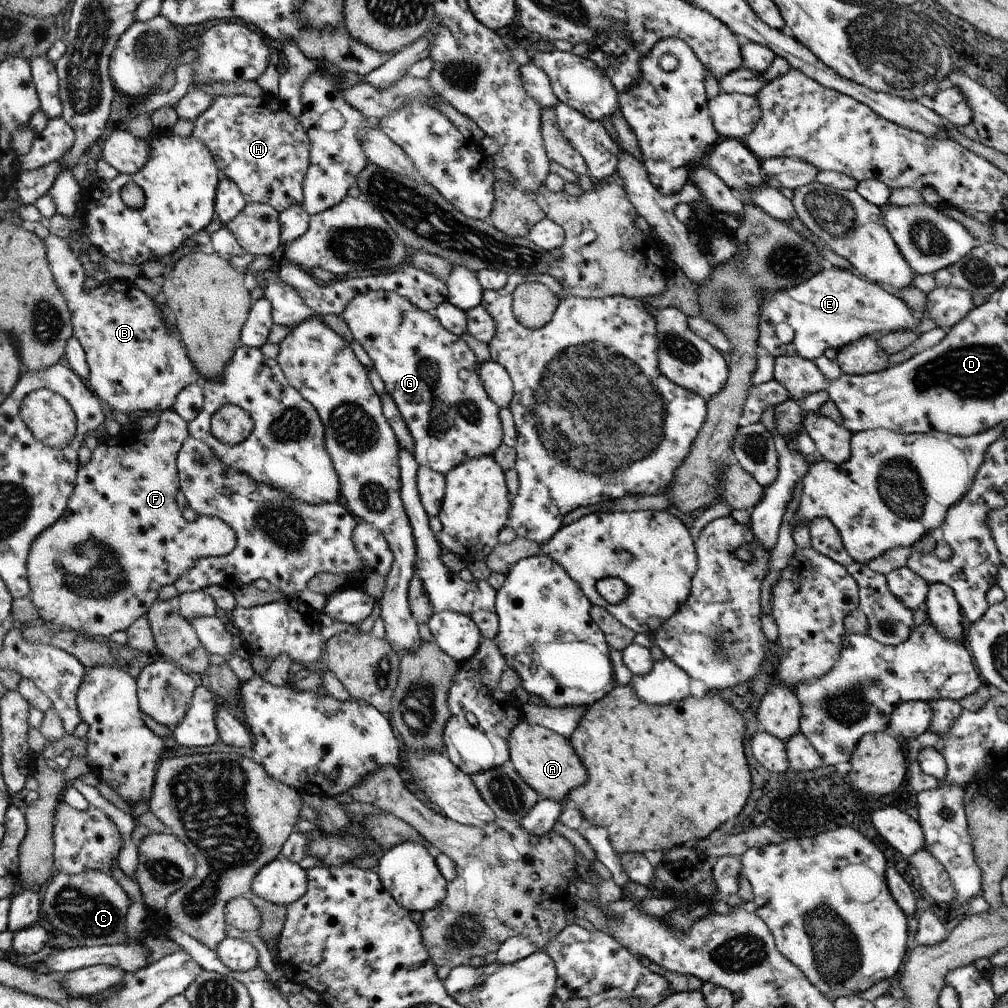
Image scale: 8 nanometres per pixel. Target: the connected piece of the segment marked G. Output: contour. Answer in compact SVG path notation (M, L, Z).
M384 289L360 293L346 305L340 316L372 359L373 368L396 403L414 439L413 455L420 467L446 475L470 459L496 452L504 442L501 408L488 396L479 375L482 362L462 337L448 332L433 313L421 311L405 296Z

